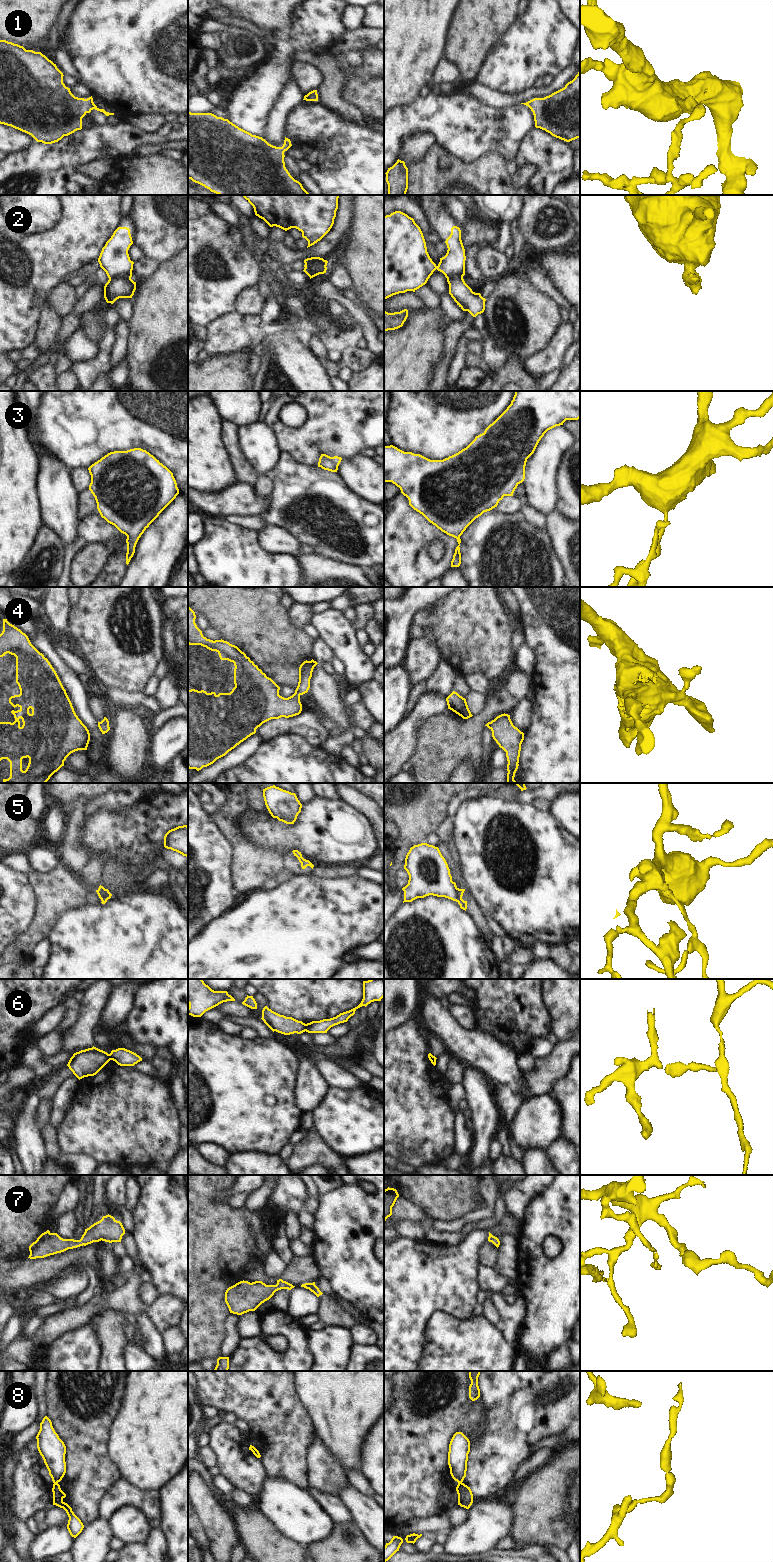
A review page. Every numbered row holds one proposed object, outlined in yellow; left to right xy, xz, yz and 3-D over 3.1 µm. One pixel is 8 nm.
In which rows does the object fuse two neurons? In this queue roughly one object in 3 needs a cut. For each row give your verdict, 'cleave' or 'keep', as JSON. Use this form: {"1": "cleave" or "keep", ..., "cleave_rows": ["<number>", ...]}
{"1": "keep", "2": "cleave", "3": "keep", "4": "keep", "5": "keep", "6": "cleave", "7": "keep", "8": "cleave", "cleave_rows": ["2", "6", "8"]}

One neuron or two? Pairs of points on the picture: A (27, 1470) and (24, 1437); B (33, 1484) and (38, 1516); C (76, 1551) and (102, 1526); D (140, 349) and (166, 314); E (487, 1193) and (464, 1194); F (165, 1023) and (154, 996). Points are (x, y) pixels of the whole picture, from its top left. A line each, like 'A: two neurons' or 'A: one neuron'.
A: two neurons
B: two neurons
C: one neuron
D: one neuron
E: two neurons
F: one neuron

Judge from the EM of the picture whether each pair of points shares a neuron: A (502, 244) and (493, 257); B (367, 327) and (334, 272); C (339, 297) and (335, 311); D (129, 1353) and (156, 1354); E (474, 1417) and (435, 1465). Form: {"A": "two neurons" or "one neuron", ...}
{"A": "two neurons", "B": "two neurons", "C": "two neurons", "D": "two neurons", "E": "one neuron"}

